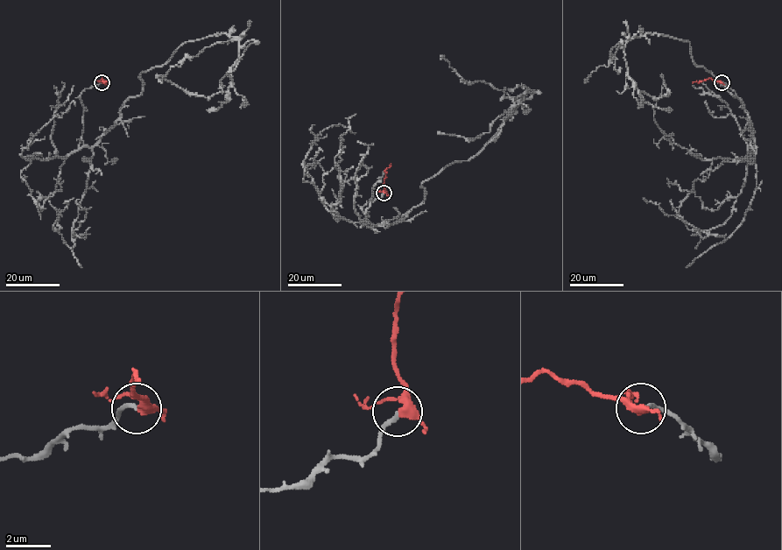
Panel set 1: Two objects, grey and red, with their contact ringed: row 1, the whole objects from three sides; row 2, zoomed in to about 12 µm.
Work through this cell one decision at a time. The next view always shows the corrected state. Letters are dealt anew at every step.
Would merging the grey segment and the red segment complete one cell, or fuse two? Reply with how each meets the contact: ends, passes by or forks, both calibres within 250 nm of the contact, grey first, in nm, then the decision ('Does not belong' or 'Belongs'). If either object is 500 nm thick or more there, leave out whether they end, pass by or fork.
At the ring grey ends. At the ring red forks. Thickness 180 nm (grey) against 300 nm. Belongs

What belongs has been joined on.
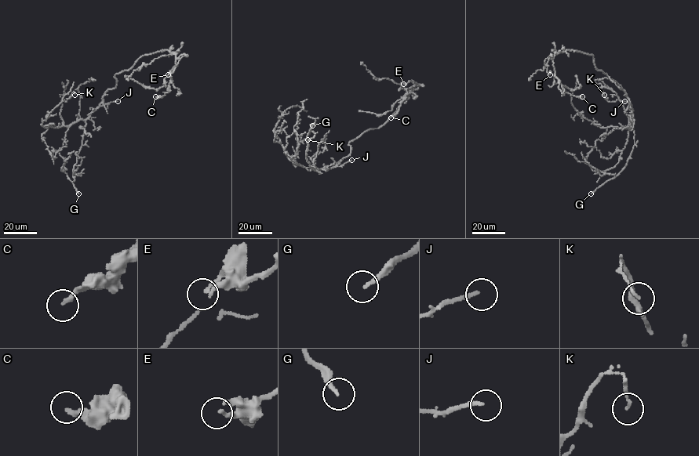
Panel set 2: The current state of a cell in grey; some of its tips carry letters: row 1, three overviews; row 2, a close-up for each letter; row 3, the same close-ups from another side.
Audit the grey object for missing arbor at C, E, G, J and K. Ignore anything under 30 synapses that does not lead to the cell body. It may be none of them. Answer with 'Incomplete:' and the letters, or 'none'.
Incomplete: G

